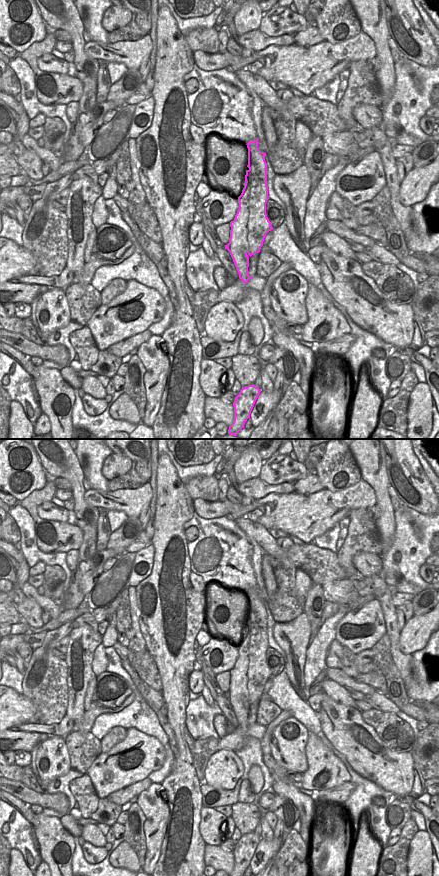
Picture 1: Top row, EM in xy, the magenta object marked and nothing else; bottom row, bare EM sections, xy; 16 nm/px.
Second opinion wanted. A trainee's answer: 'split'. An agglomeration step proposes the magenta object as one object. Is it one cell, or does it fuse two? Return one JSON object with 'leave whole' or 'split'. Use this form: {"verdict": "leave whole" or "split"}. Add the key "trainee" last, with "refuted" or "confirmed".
{"verdict": "split", "trainee": "confirmed"}

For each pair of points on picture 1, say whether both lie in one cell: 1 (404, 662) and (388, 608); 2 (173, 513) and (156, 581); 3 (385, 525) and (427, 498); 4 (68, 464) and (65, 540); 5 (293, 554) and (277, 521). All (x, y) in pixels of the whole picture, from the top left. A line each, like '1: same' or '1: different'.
1: same
2: same
3: different
4: different
5: different

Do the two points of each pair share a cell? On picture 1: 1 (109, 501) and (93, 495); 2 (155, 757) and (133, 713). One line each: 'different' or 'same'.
1: same
2: different

